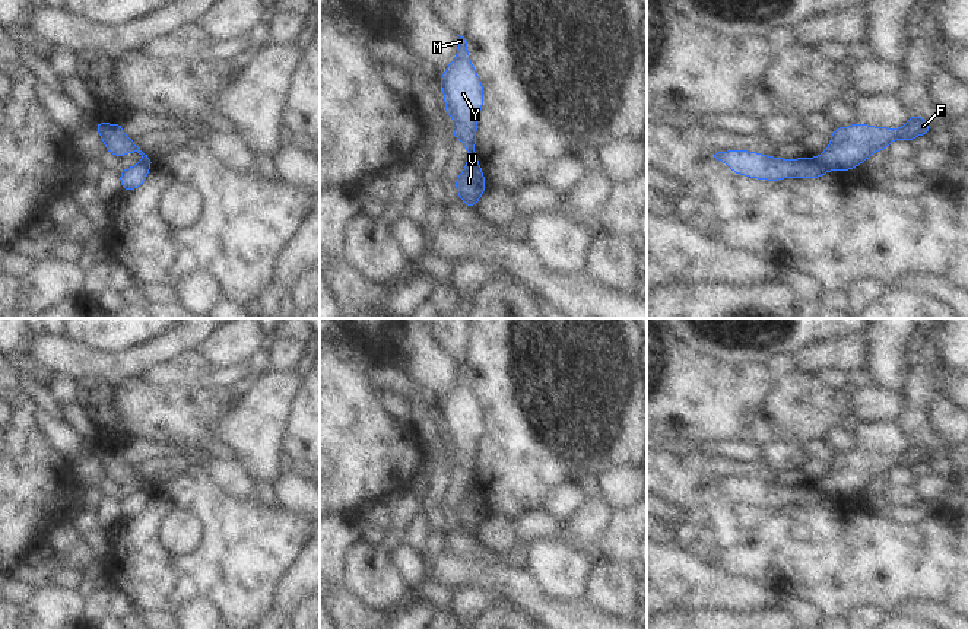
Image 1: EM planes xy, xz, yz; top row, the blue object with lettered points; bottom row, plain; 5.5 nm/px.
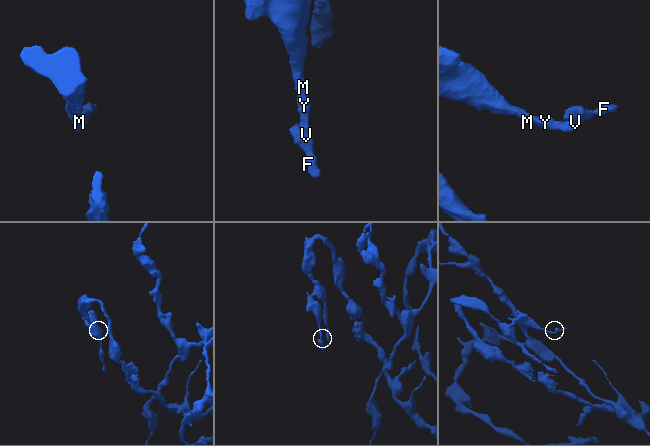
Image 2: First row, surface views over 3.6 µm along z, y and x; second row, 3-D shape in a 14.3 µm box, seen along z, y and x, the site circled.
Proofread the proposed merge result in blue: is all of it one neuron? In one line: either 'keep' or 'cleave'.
cleave

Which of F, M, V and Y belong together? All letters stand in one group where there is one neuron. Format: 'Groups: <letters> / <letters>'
Groups: F V / M Y.

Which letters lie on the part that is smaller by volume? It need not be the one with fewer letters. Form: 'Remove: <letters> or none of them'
Remove: F, V.

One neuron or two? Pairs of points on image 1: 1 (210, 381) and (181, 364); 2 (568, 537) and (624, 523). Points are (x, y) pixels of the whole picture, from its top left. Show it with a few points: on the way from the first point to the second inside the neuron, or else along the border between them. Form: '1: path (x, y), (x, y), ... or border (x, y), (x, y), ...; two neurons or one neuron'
1: path (203, 375), (189, 369); one neuron
2: path (583, 549), (600, 549), (612, 537); one neuron

